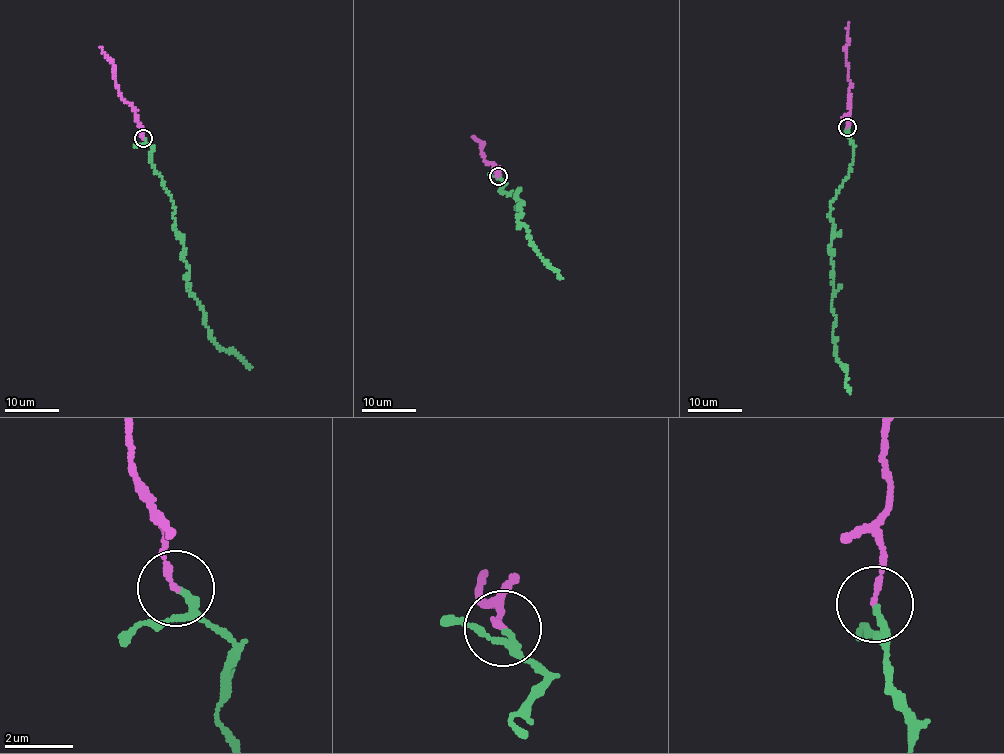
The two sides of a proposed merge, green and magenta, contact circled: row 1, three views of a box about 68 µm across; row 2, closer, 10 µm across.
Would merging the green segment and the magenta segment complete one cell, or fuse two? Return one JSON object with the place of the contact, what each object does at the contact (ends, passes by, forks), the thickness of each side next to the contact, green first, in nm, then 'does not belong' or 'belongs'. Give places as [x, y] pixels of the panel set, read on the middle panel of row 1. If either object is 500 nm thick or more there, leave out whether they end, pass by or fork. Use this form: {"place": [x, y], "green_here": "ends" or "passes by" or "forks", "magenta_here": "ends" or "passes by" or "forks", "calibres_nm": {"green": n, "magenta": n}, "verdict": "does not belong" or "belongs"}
{"place": [498, 176], "green_here": "passes by", "magenta_here": "ends", "calibres_nm": {"green": 140, "magenta": 150}, "verdict": "belongs"}

